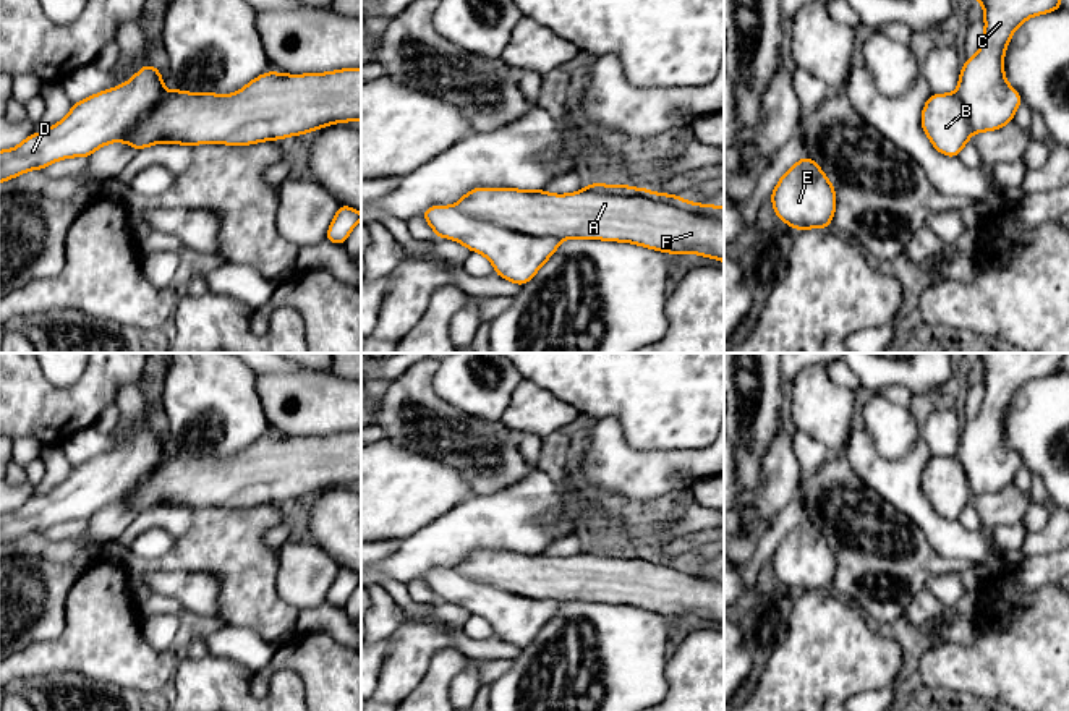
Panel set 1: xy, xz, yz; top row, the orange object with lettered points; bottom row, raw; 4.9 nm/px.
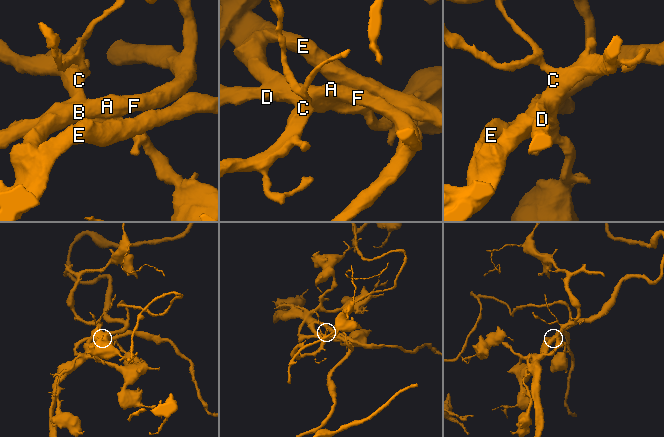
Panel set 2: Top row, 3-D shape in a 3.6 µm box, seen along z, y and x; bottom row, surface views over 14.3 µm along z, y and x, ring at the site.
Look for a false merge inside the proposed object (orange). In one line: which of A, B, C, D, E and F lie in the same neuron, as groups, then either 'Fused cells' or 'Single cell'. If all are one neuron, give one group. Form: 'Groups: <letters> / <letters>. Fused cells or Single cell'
Groups: A B E F / C D. Fused cells

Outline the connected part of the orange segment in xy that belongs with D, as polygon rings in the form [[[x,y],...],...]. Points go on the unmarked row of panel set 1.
[[[144,428],[130,444],[73,466],[70,476],[19,509],[0,513],[0,546],[68,520],[89,520],[125,499],[167,457],[162,436]]]

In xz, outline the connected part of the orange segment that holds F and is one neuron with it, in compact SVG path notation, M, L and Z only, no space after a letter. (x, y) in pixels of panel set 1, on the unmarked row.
M590 546L572 557L544 552L475 551L455 570L478 583L531 599L583 601L635 606L662 615L696 615L724 625L724 570L695 567L674 557L627 547Z

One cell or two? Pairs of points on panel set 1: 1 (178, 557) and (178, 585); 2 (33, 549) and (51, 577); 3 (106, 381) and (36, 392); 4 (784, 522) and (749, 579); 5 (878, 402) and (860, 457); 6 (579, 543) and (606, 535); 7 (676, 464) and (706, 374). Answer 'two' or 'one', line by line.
1: two
2: two
3: one
4: one
5: two
6: two
7: two

